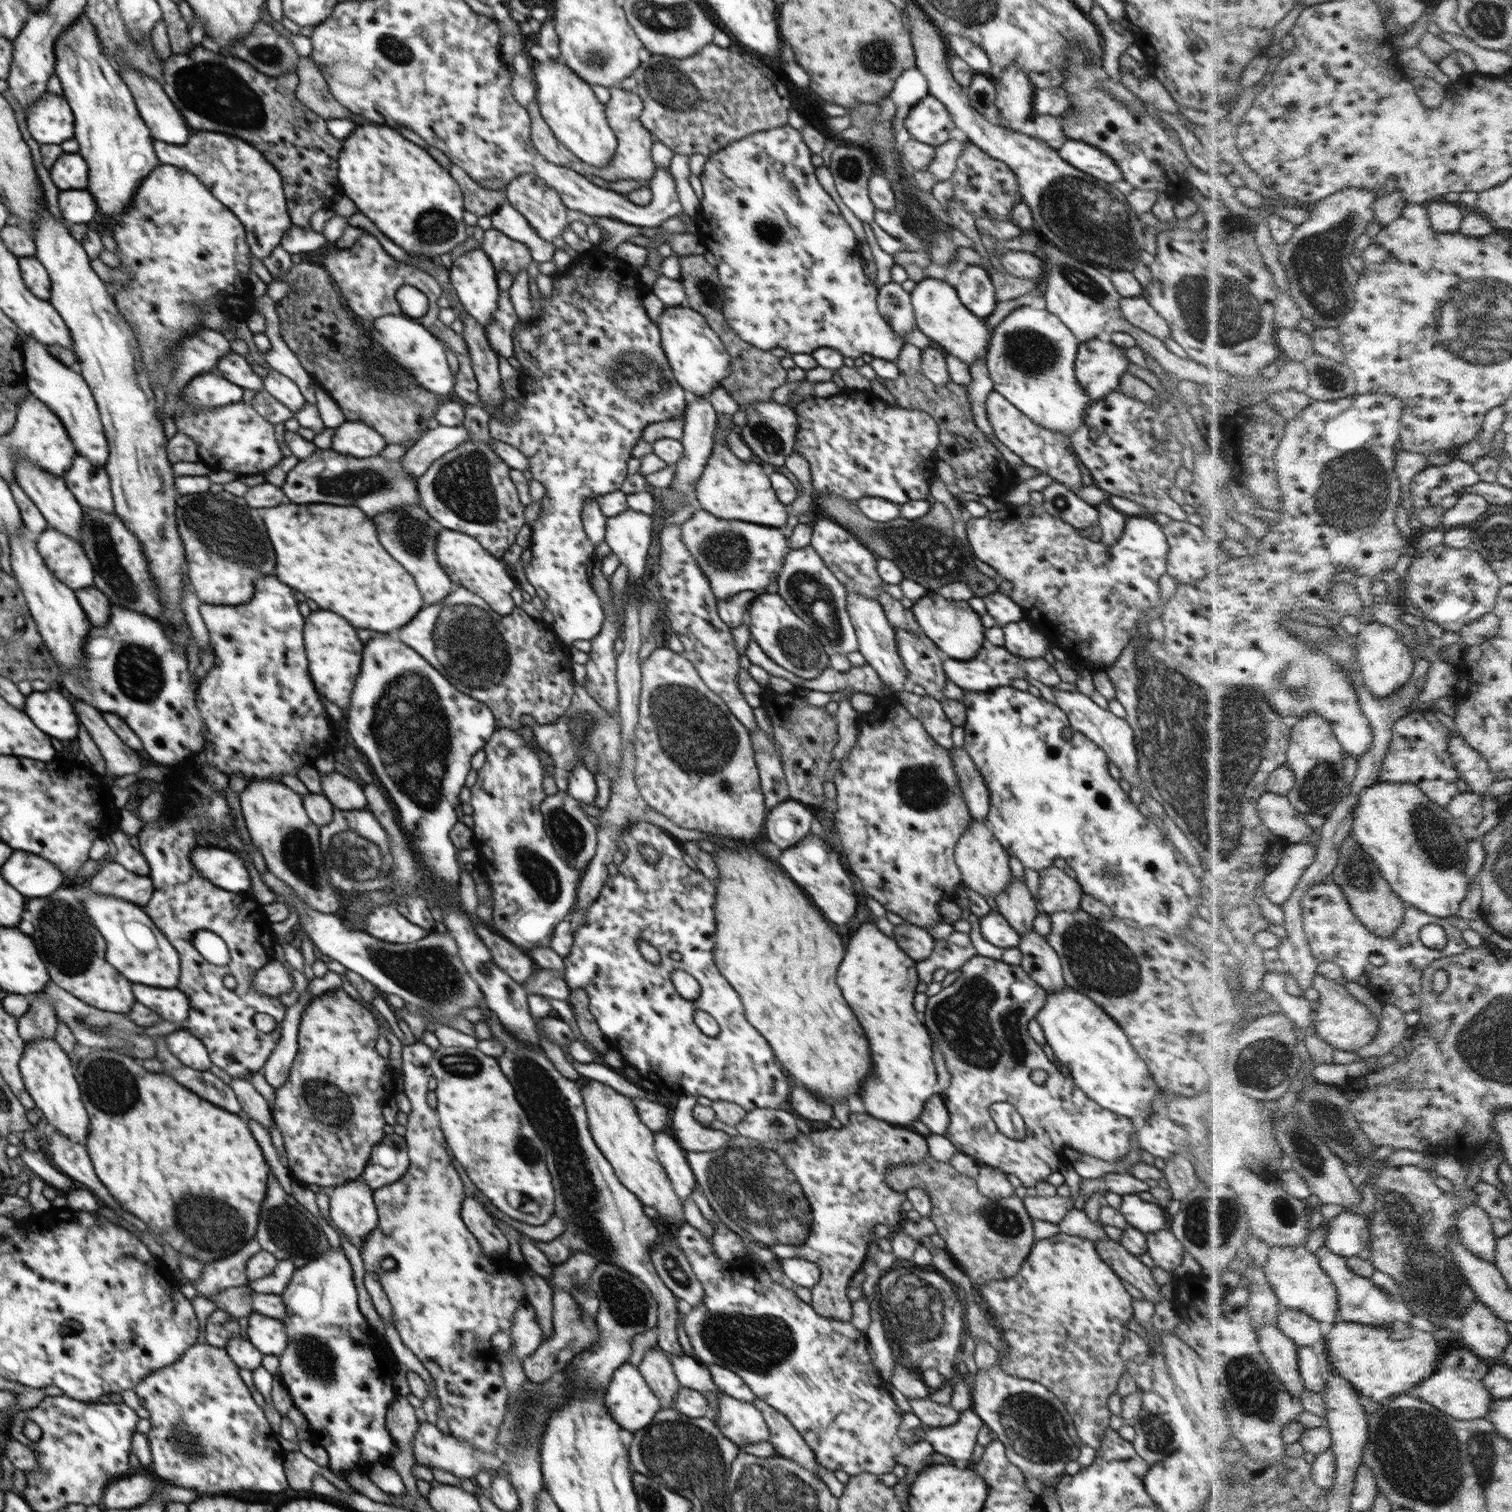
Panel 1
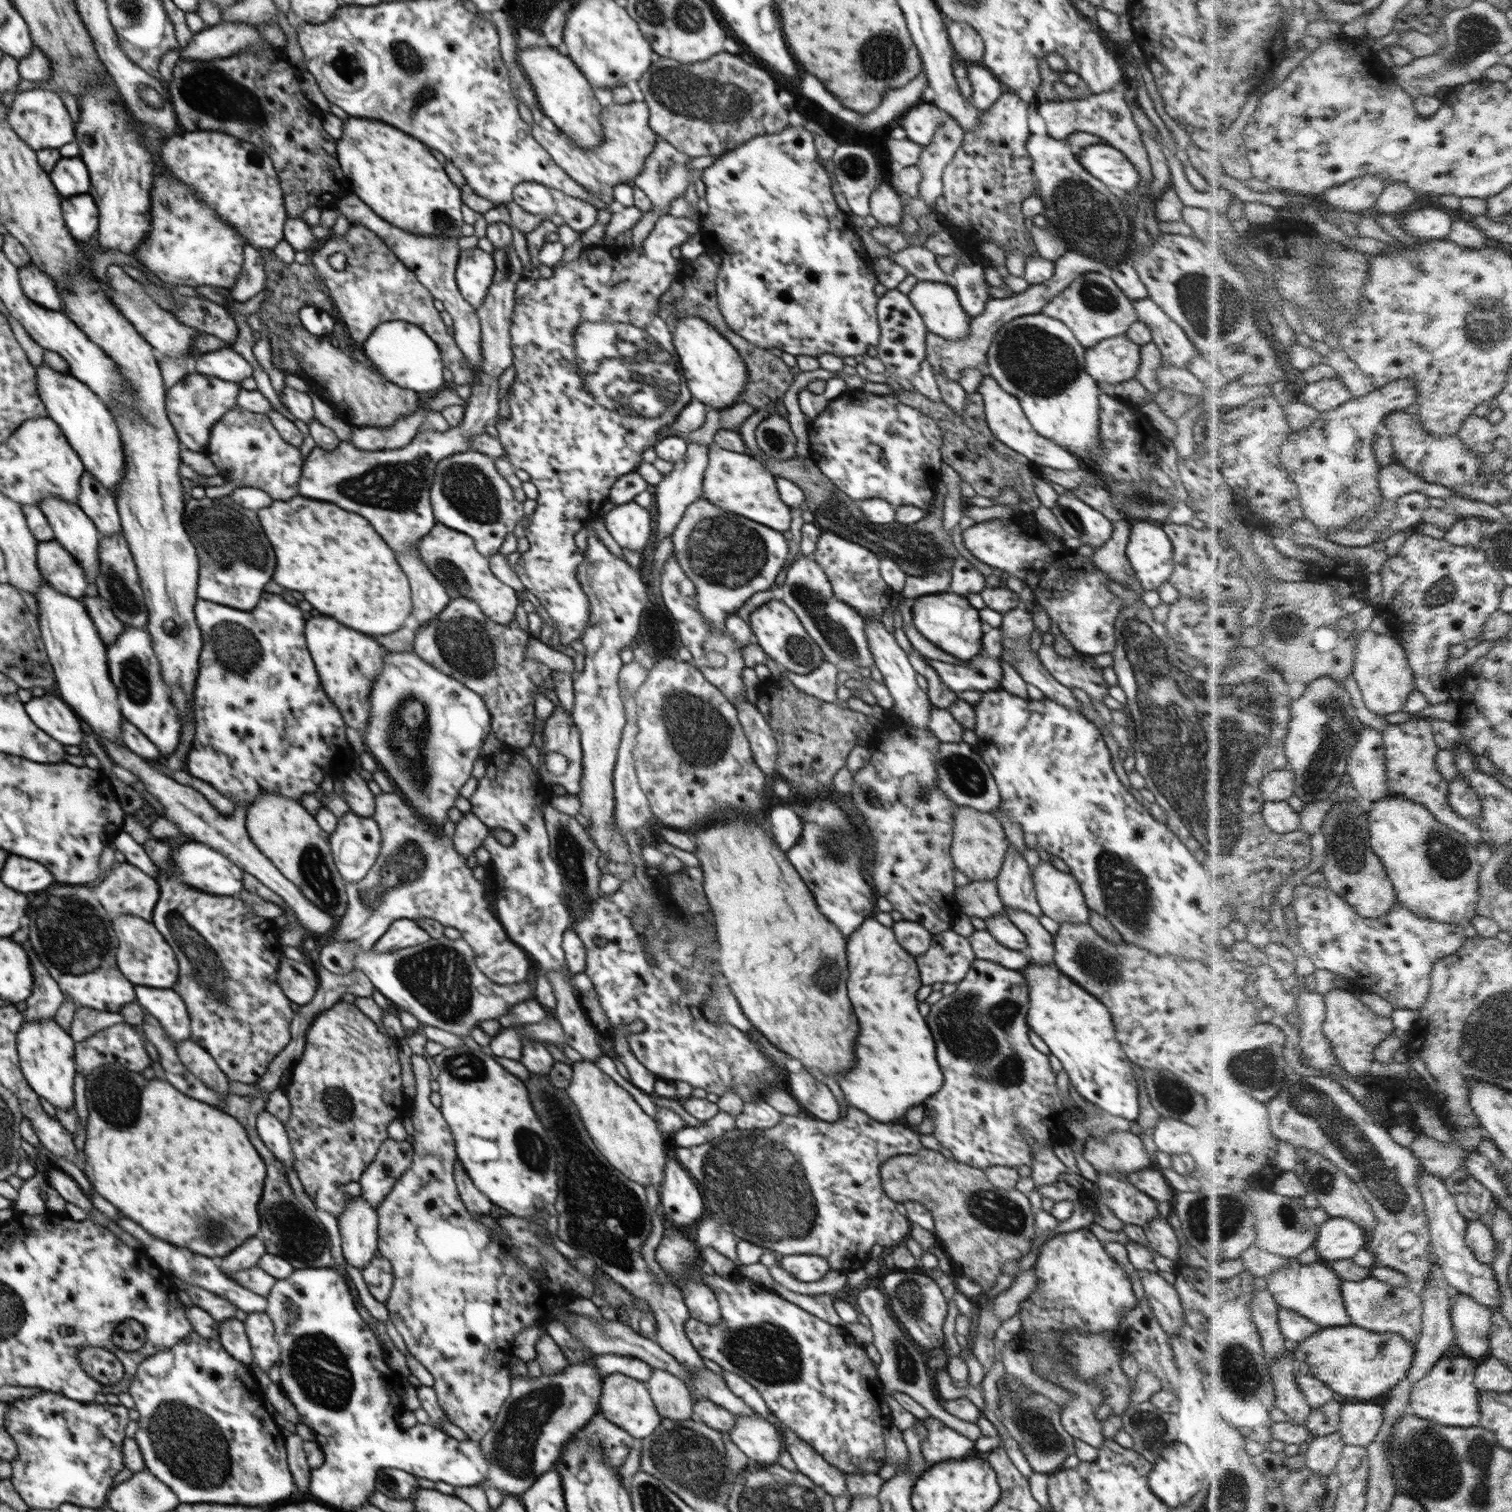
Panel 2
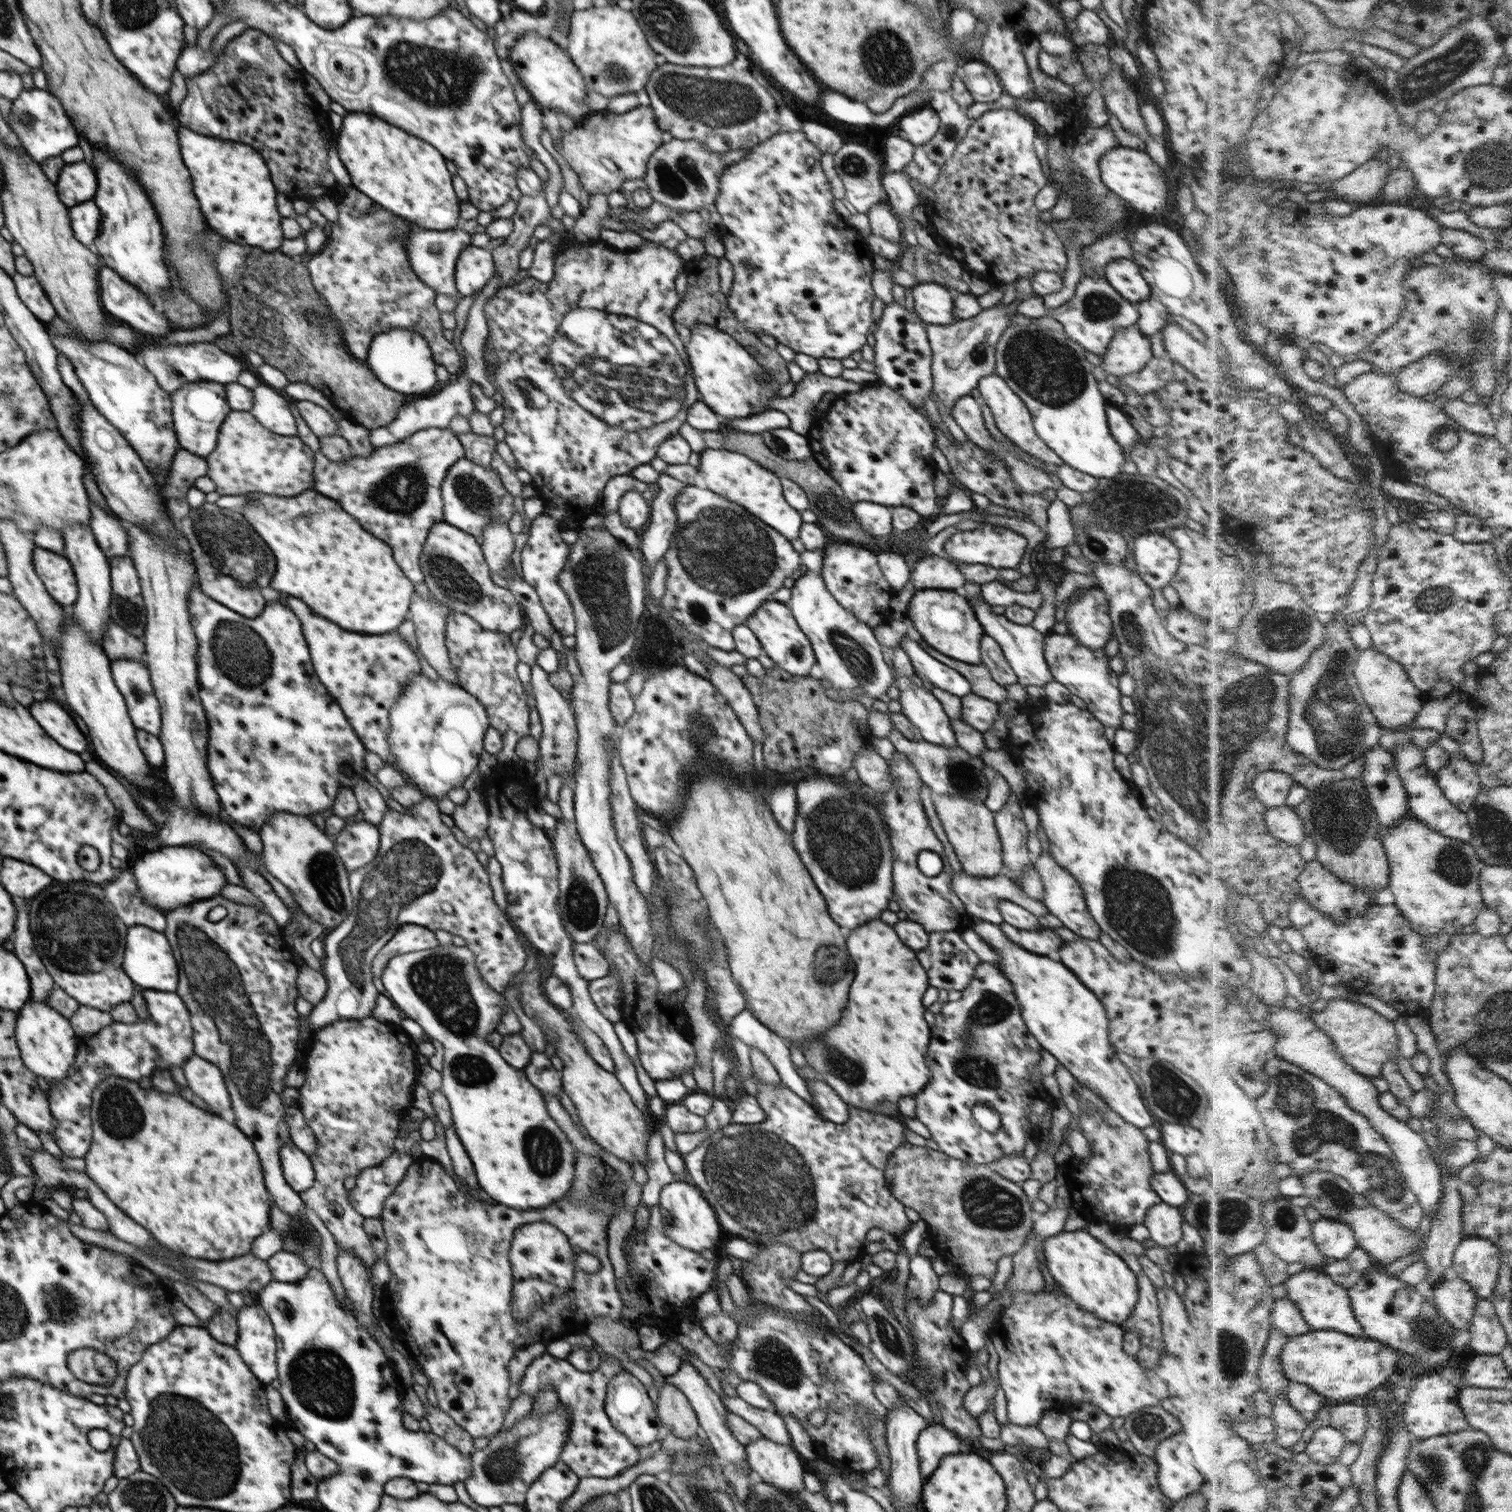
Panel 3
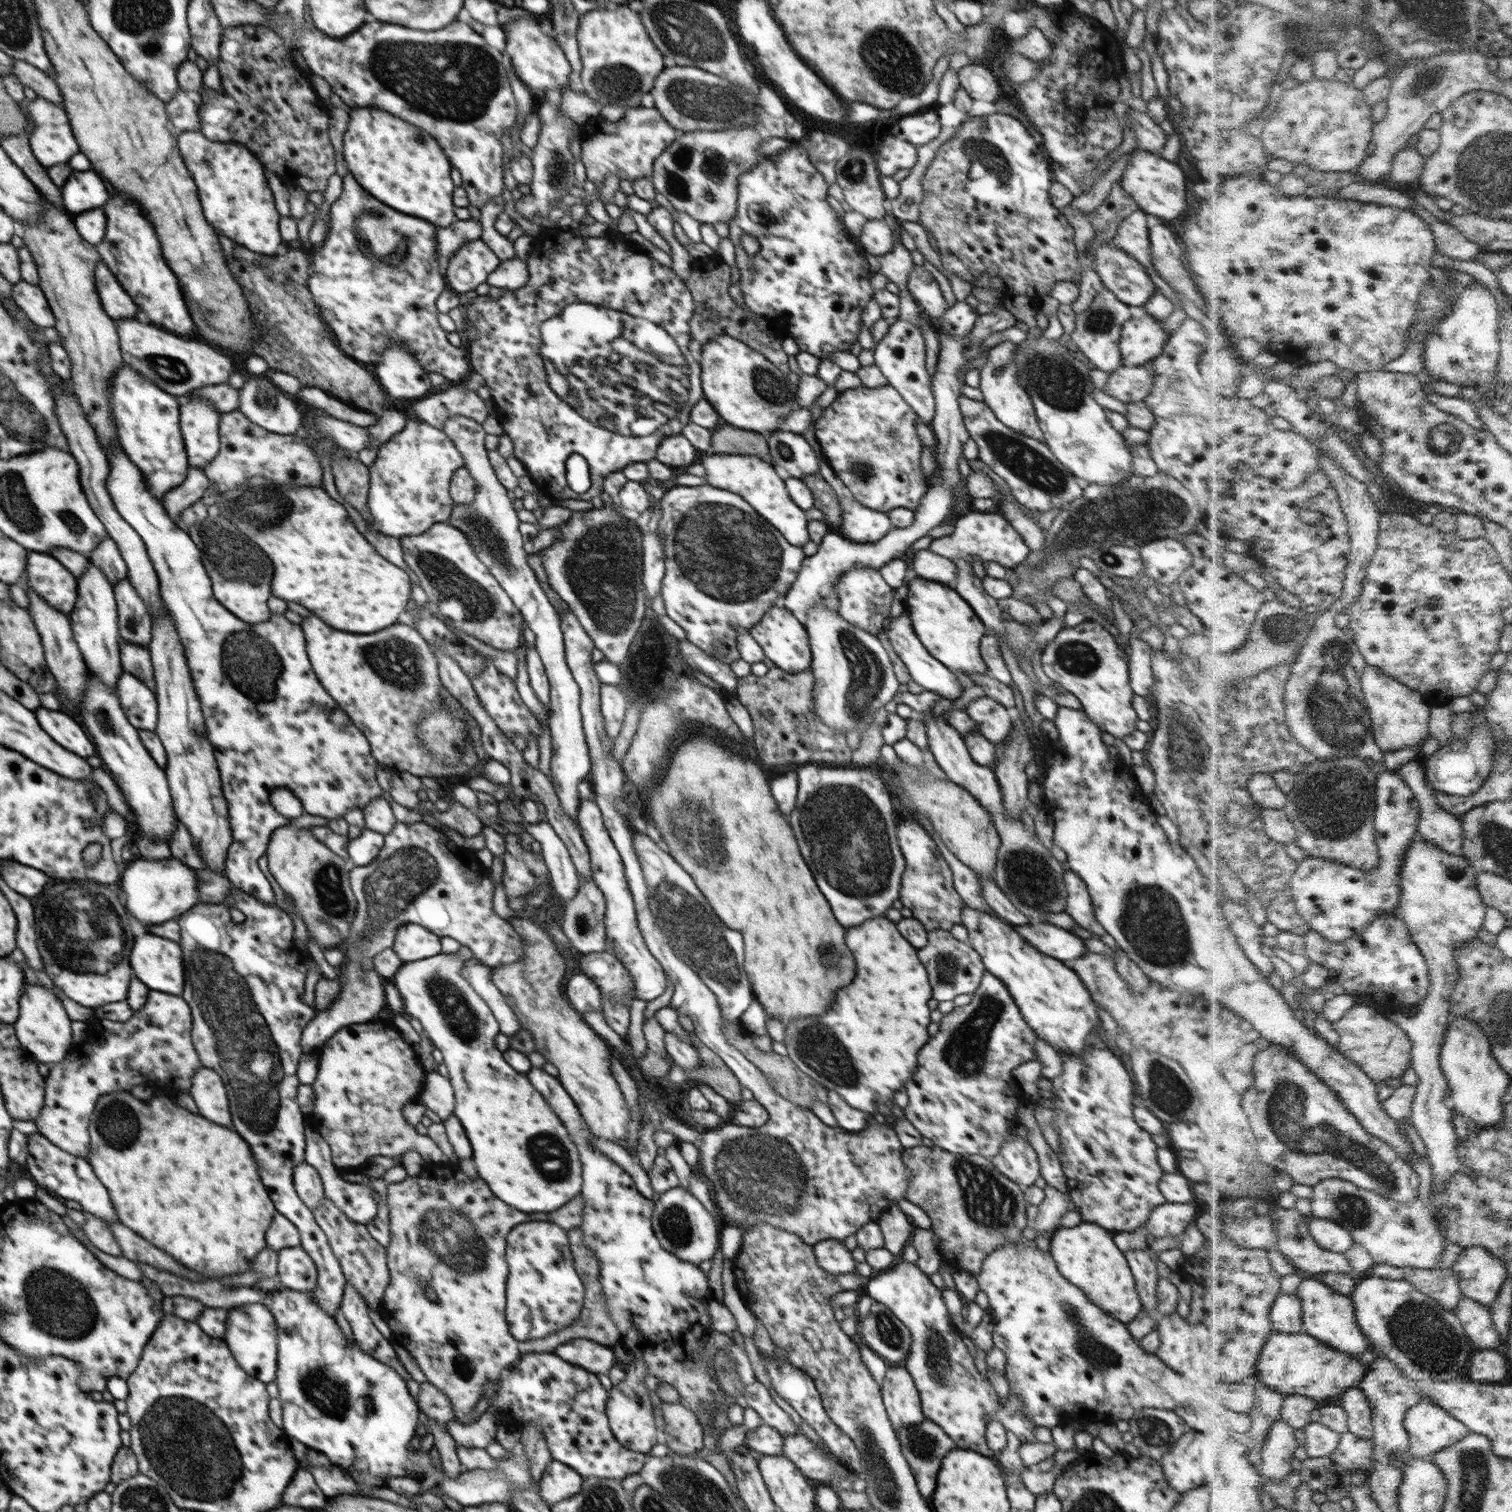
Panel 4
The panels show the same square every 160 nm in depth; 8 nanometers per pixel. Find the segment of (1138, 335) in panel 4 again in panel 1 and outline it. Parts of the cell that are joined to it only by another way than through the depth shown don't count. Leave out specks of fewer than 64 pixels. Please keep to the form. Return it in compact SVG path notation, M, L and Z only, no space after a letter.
M1107 337L1079 343L1076 378L1092 402L1118 389L1121 376L1129 370L1125 350Z

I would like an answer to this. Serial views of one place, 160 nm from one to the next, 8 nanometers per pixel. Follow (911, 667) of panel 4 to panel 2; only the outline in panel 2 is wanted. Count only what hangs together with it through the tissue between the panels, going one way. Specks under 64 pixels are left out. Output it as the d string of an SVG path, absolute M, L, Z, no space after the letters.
M981 655L969 664L948 664L946 661L928 659L942 682L957 695L967 690L991 691L1001 688L1002 670L999 659Z

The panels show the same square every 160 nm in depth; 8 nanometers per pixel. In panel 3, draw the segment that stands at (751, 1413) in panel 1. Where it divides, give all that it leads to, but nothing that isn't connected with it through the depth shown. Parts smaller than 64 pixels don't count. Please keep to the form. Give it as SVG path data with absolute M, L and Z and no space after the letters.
M762 1436L744 1448L749 1468L765 1484L784 1492L792 1492L796 1496L805 1489L802 1480L805 1471L793 1447L774 1443Z

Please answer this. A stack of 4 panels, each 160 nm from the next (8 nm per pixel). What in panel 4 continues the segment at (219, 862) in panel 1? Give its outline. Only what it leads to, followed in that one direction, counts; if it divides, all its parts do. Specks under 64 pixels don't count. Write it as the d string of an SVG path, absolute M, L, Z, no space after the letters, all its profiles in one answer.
M171 855L166 860L146 860L139 857L128 863L120 882L126 892L126 910L142 922L144 927L160 925L162 922L178 921L184 912L201 902L197 891L198 869L194 869Z

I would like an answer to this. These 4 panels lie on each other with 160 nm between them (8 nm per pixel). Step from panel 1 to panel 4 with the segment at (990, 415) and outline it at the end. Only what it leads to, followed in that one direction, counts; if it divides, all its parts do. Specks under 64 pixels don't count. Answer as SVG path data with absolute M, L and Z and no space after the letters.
M1006 340L989 349L988 360L979 369L979 388L982 391L985 403L992 409L992 412L1002 424L1019 432L1022 436L1028 436L1028 438L1045 442L1031 396L1018 380L1019 370L1016 364L1017 346L1019 344Z

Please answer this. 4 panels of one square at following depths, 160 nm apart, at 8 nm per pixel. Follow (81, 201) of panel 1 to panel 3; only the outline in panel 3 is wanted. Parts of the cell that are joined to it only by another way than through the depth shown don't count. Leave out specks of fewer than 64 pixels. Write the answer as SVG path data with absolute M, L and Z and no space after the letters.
M94 199L68 208L70 224L76 240L96 252L94 244L101 228L101 212Z

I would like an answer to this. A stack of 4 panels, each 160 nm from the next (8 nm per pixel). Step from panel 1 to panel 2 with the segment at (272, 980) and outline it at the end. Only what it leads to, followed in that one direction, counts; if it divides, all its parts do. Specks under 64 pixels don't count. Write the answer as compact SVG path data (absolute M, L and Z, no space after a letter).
M281 956L278 968L276 982L284 995L300 1006L310 1003L319 988L317 970L304 962L290 960L284 956Z

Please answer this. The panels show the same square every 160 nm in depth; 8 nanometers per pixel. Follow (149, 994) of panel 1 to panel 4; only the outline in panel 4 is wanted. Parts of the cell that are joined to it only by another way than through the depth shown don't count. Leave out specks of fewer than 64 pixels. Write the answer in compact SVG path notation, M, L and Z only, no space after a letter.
M150 992L150 998L144 1004L144 1008L137 1010L127 1022L117 1023L92 1017L87 1022L86 1039L74 1043L67 1058L49 1067L49 1073L45 1078L44 1106L33 1120L37 1132L64 1152L86 1159L91 1147L91 1137L88 1133L90 1117L94 1112L95 1103L103 1094L110 1094L117 1090L130 1091L138 1084L144 1084L148 1080L160 1080L160 1078L170 1078L178 1090L190 1090L193 1075L202 1068L191 1039L192 1027L193 1020L188 1003L182 1000L180 995L168 996L164 992Z

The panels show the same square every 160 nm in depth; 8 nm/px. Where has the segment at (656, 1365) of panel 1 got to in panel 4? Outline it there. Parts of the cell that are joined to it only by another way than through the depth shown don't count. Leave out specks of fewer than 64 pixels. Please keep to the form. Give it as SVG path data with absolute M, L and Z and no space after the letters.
M680 1401L675 1404L662 1402L661 1409L666 1423L666 1444L672 1452L692 1454L703 1448L703 1429L692 1411Z

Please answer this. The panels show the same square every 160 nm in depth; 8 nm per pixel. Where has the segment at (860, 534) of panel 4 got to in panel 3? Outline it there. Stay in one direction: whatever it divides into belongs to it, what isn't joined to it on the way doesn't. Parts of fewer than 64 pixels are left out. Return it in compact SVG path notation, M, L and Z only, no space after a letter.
M856 502L852 506L854 517L872 536L886 536L894 531L892 510L872 502Z

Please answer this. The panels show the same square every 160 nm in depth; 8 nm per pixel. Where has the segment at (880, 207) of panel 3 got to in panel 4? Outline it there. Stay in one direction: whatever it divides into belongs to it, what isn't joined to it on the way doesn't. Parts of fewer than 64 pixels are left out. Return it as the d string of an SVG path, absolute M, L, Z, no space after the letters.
M885 218L867 221L857 240L866 253L876 257L888 254L895 247L892 227Z

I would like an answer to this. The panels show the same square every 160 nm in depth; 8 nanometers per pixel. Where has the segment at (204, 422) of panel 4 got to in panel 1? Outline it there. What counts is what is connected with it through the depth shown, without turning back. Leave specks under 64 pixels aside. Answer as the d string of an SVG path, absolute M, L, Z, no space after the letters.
M200 373L183 388L187 404L217 409L242 401L243 388L226 378L210 373Z

